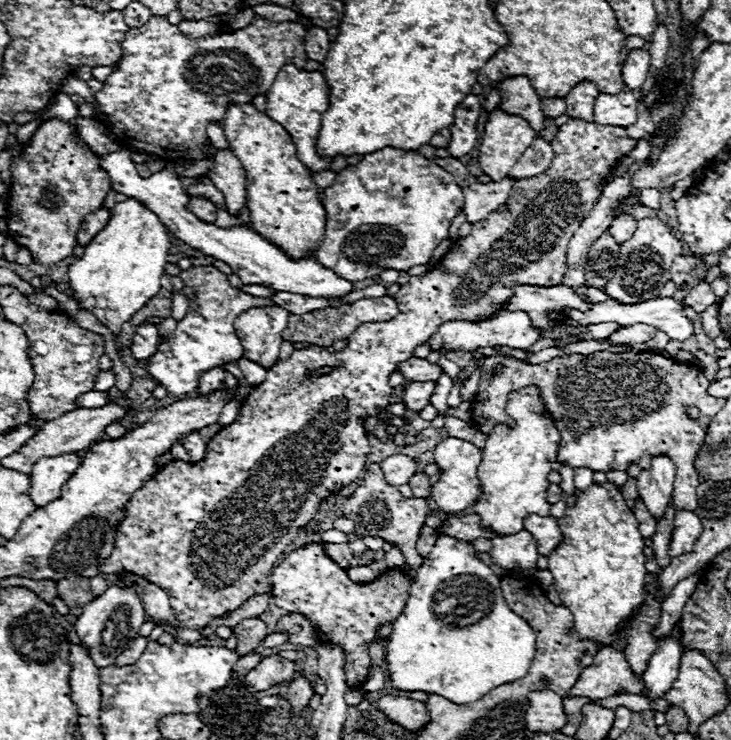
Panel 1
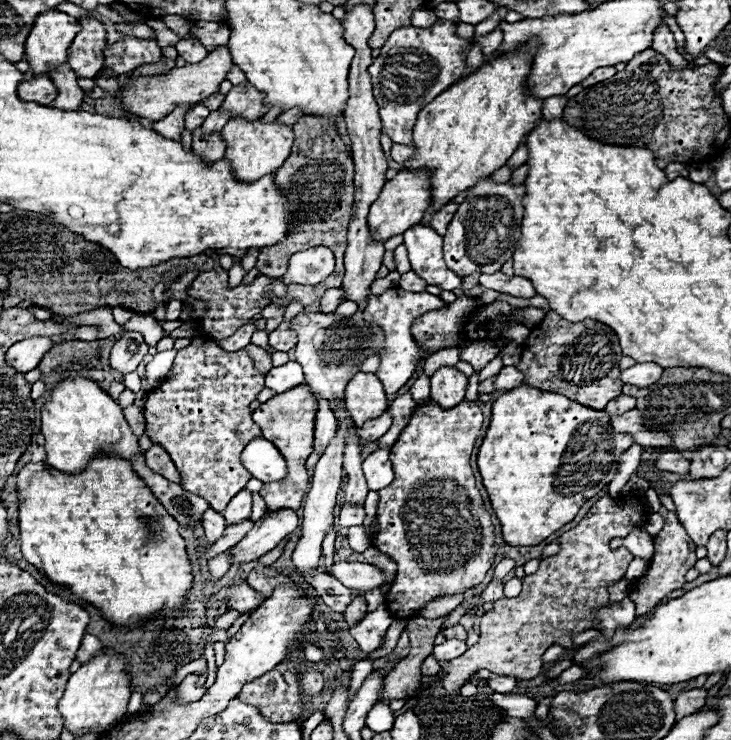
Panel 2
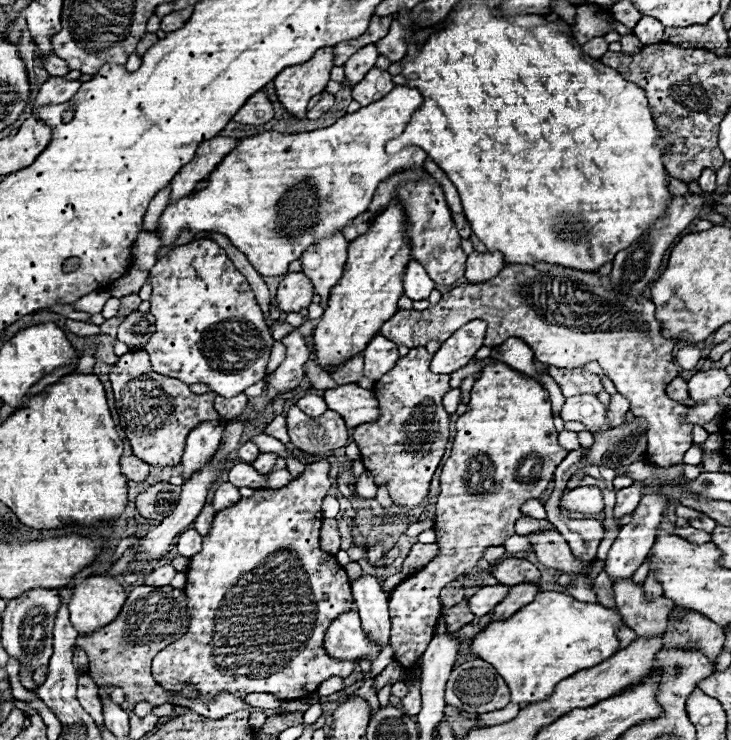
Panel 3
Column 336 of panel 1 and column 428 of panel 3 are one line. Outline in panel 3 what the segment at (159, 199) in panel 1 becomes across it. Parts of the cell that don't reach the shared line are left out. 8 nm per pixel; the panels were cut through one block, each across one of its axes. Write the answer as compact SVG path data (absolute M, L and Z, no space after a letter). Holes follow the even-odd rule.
M410 260L404 268L404 294L412 300L426 300L434 286L436 284L430 280L426 270L416 260Z

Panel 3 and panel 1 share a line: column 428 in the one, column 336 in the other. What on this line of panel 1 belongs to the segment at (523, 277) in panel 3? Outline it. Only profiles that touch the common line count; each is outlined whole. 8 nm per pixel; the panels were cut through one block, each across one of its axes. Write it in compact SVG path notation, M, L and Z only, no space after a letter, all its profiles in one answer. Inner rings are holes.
M384 296L384 298L362 298L356 300L352 304L344 304L338 308L324 308L324 310L312 310L306 314L290 314L288 316L288 326L282 332L282 340L286 342L314 342L320 346L332 346L334 340L346 338L350 336L360 324L366 322L386 322L392 320L398 314L398 304L394 302L394 298Z

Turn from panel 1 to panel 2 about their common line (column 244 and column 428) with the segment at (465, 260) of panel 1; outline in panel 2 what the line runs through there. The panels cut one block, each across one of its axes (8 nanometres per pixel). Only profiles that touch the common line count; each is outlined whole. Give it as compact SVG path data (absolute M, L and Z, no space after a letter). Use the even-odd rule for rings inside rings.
M426 400L416 406L408 426L390 448L394 480L384 490L378 490L378 534L374 536L374 546L398 564L396 580L386 596L388 610L394 618L412 618L426 602L440 594L462 594L478 586L494 562L494 528L470 468L470 454L482 420L476 402L464 400L452 410L440 410L436 402Z

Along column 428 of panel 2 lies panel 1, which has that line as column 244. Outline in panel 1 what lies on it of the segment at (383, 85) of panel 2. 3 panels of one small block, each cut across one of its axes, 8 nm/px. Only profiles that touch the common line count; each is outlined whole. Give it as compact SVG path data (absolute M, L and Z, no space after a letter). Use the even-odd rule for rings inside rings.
M150 18L146 26L130 28L122 40L122 60L116 64L114 74L104 80L104 88L96 92L96 100L104 112L104 126L116 138L134 138L160 148L174 150L186 160L202 160L202 142L206 136L208 122L220 122L228 104L246 104L254 96L266 94L274 84L284 64L296 64L304 68L306 28L300 20L272 22L266 18L254 18L250 26L234 30L232 34L186 38L178 26L168 24L166 18Z

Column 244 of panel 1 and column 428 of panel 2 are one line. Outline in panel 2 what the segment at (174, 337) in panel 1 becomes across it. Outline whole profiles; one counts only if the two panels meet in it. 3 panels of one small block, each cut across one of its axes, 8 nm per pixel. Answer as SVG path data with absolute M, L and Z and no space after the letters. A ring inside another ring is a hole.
M390 288L386 290L382 296L374 296L368 298L368 306L364 310L364 318L368 318L370 324L376 324L382 328L386 340L384 340L384 346L380 348L378 356L380 356L380 368L376 370L376 376L380 378L380 382L384 384L384 392L386 394L394 394L396 390L400 390L414 374L416 370L416 364L422 360L420 358L420 350L410 334L410 326L412 322L424 314L424 312L430 312L430 310L438 310L438 308L444 308L446 304L438 298L438 296L432 296L428 292L406 292L402 288Z

